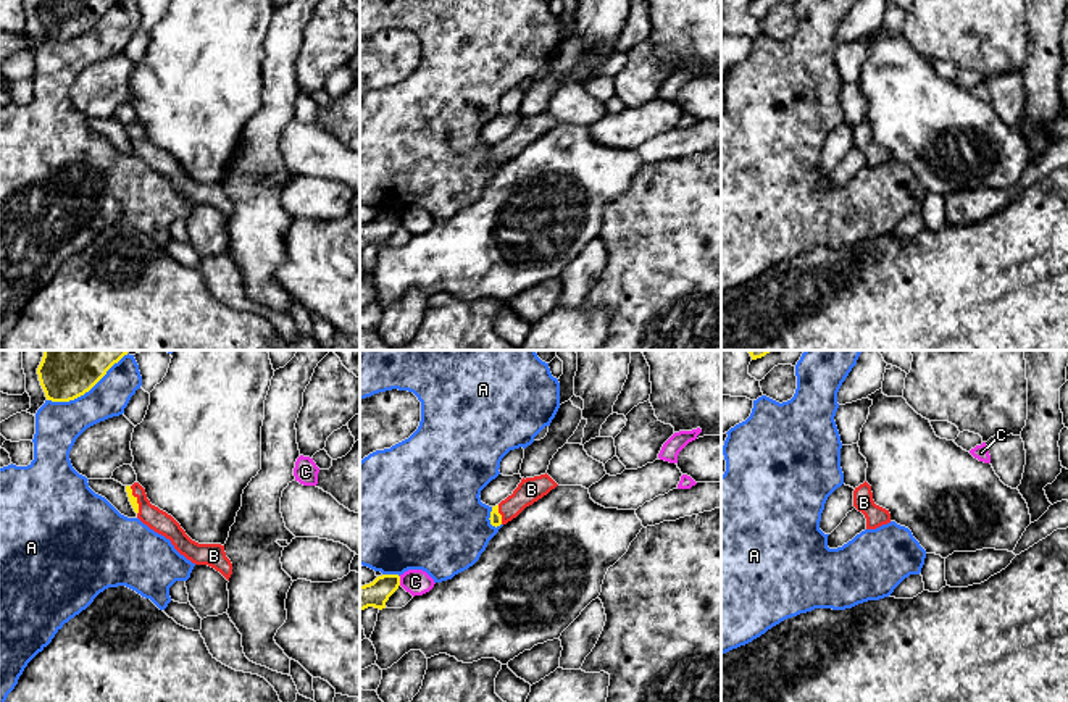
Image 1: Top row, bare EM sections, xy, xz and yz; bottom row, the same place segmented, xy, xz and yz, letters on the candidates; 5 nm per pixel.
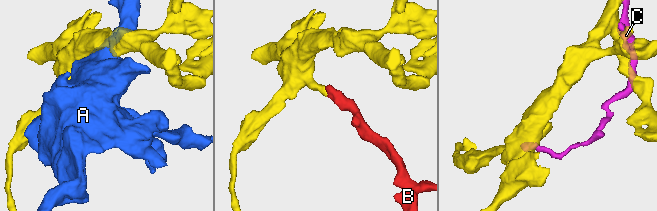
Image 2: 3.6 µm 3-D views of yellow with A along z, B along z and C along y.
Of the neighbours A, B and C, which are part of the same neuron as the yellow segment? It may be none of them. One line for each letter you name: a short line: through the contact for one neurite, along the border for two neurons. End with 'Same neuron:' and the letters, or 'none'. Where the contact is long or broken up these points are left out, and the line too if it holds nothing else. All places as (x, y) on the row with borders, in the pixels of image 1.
B: line xy (133, 499), (136, 501), (160, 522)
Same neuron: B

